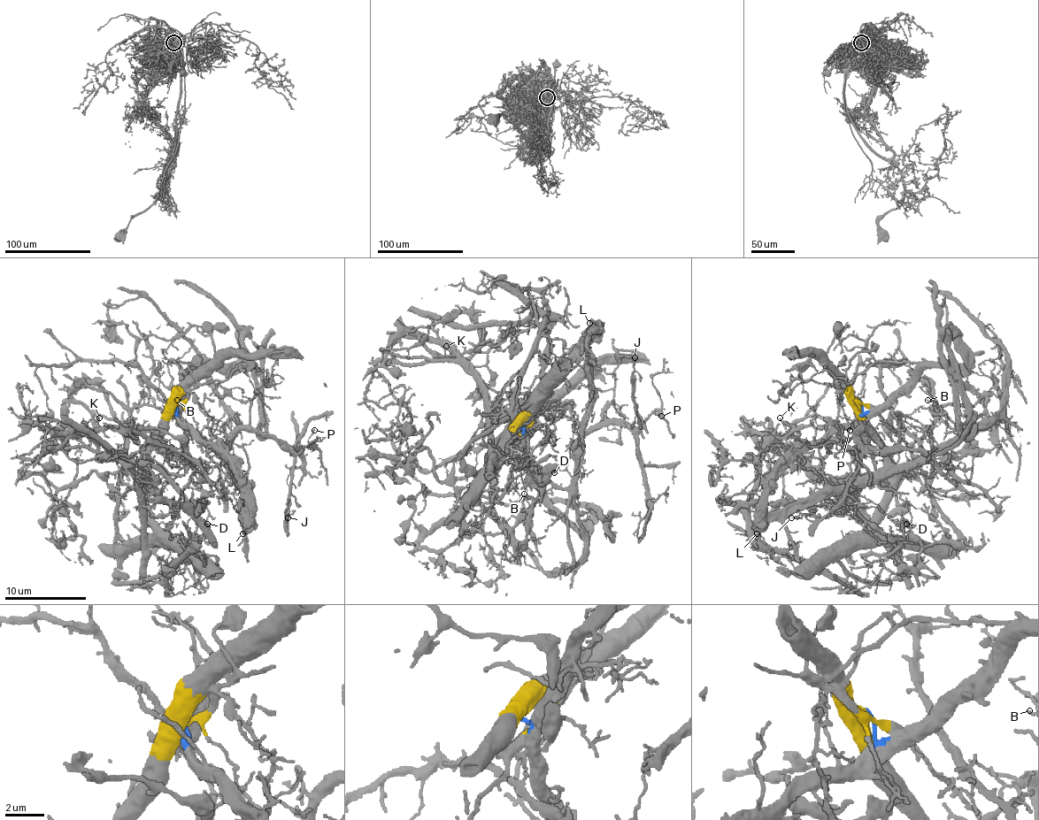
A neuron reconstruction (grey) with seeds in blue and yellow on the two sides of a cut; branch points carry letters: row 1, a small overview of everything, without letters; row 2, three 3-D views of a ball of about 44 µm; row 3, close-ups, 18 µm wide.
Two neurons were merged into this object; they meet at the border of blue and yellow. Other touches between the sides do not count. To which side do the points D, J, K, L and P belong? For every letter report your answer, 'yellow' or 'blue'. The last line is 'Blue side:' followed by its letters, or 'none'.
D: yellow
J: blue
K: yellow
L: blue
P: blue
Blue side: J, L, P

